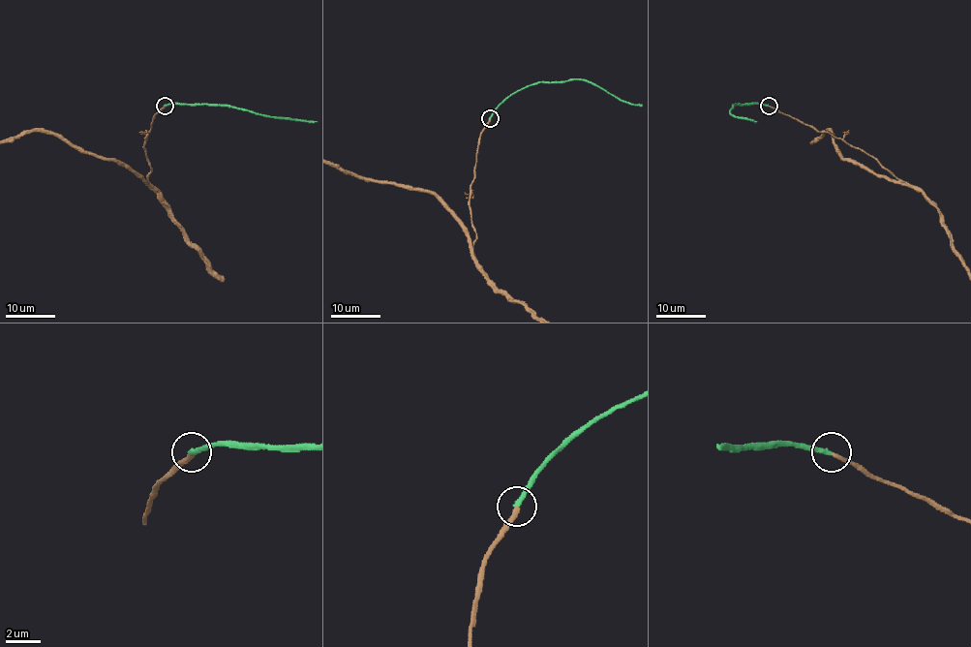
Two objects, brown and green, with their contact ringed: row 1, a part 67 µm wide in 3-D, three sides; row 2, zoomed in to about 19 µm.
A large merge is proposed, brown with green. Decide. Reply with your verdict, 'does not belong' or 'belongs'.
belongs

